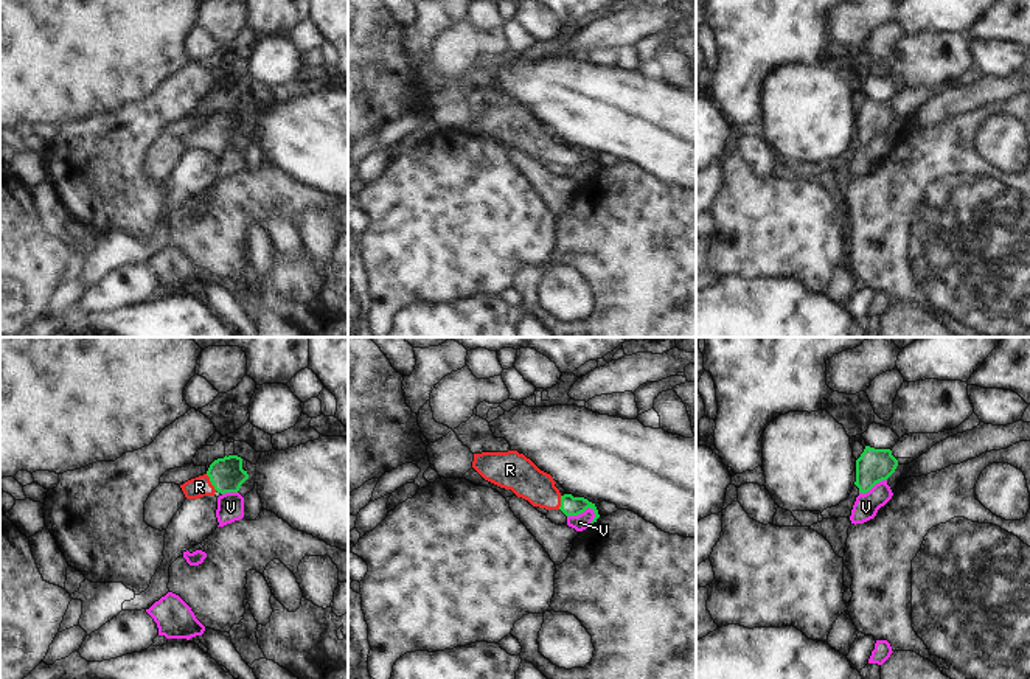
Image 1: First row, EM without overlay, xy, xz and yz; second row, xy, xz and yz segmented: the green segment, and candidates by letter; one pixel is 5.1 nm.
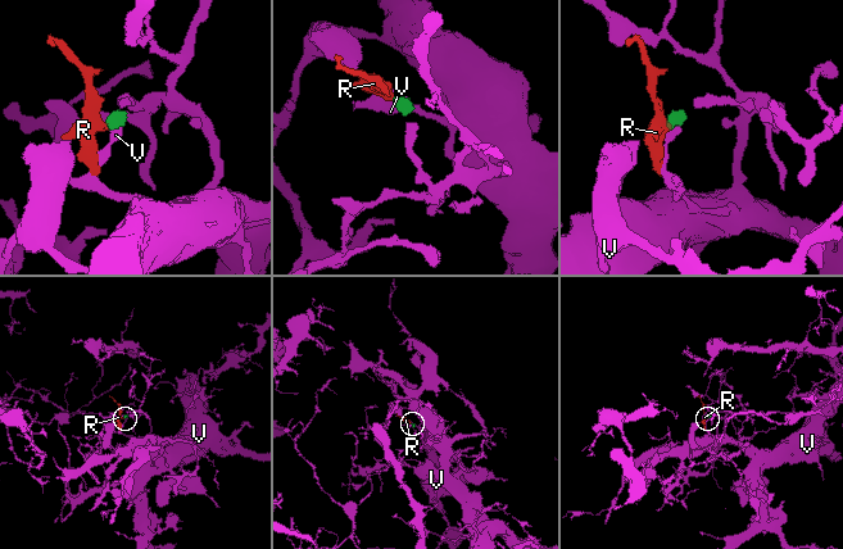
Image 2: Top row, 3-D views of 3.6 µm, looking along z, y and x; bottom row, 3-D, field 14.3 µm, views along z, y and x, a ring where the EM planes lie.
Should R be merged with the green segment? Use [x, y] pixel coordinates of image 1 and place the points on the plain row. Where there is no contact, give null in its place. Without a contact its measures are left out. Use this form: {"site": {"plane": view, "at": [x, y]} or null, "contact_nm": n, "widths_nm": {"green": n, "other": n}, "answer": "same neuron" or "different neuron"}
{"site": {"plane": "xy", "at": [210, 132]}, "contact_nm": 110, "widths_nm": {"green": 180, "other": 110}, "answer": "same neuron"}

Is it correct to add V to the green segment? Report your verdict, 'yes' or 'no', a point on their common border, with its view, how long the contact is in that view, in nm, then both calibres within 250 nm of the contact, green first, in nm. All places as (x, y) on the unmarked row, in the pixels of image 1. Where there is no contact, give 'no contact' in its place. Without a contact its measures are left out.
no; meets green in xz at (581, 163); contact 150 nm long; 100 nm thick on the green side, 90 nm on the other

